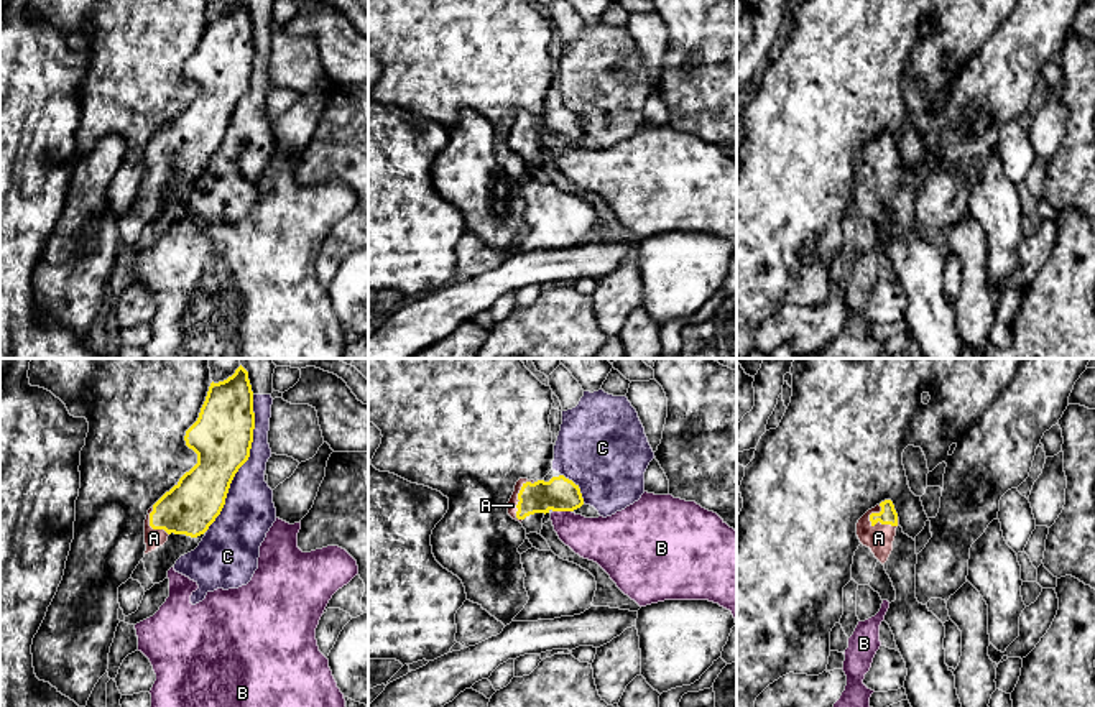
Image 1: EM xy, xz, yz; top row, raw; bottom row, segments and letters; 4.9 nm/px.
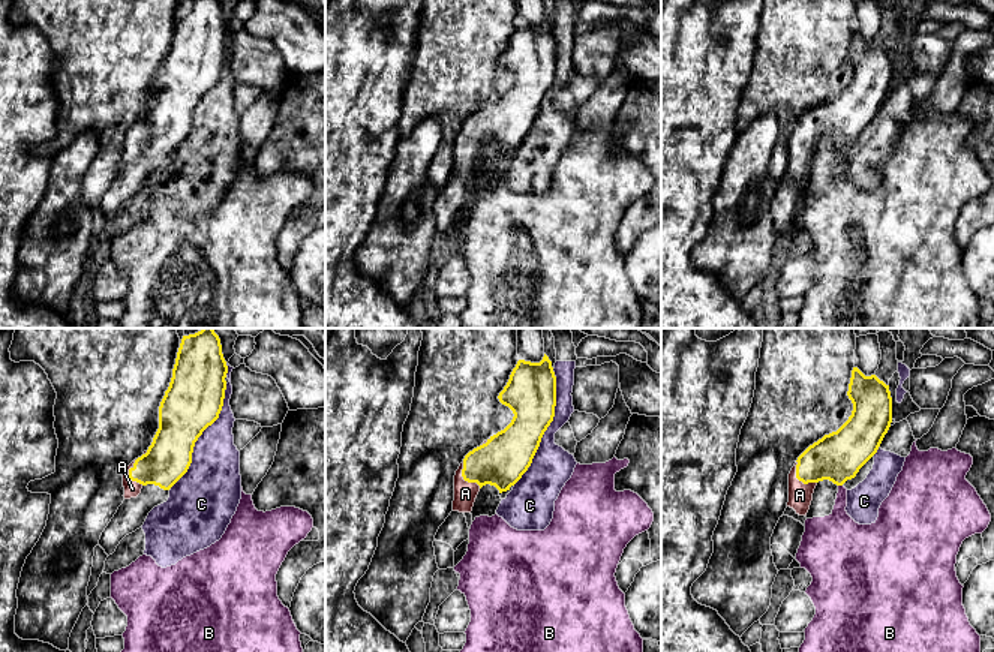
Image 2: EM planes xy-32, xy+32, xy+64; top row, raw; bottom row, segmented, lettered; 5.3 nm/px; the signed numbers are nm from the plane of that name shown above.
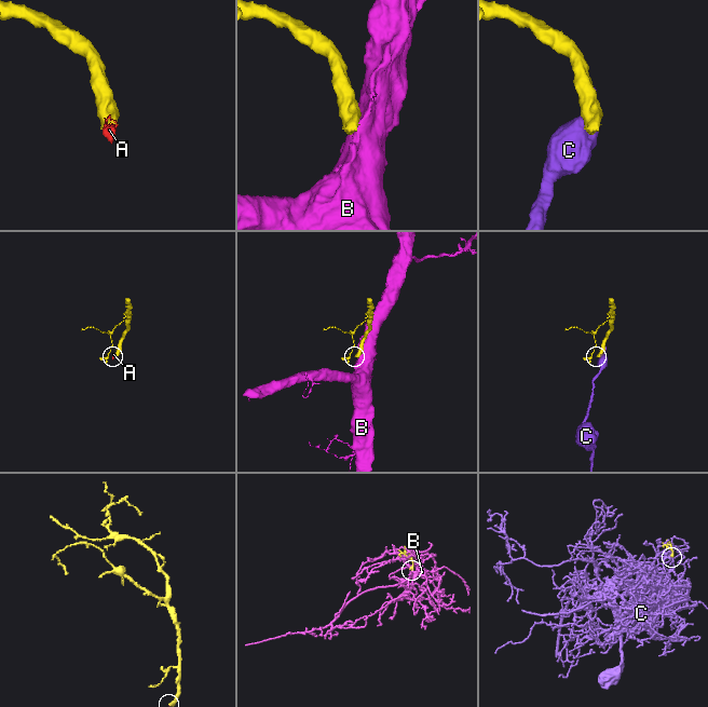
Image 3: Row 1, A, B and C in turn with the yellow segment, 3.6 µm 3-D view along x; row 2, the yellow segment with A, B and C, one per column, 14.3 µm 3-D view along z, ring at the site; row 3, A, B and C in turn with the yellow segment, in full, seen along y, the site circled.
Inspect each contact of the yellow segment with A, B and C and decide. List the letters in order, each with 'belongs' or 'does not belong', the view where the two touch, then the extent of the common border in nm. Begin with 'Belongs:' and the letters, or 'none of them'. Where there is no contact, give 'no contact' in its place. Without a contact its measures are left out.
Belongs: A
A: belongs | yz | 160 nm
B: does not belong | xz | 100 nm
C: does not belong | xy | 700 nm

